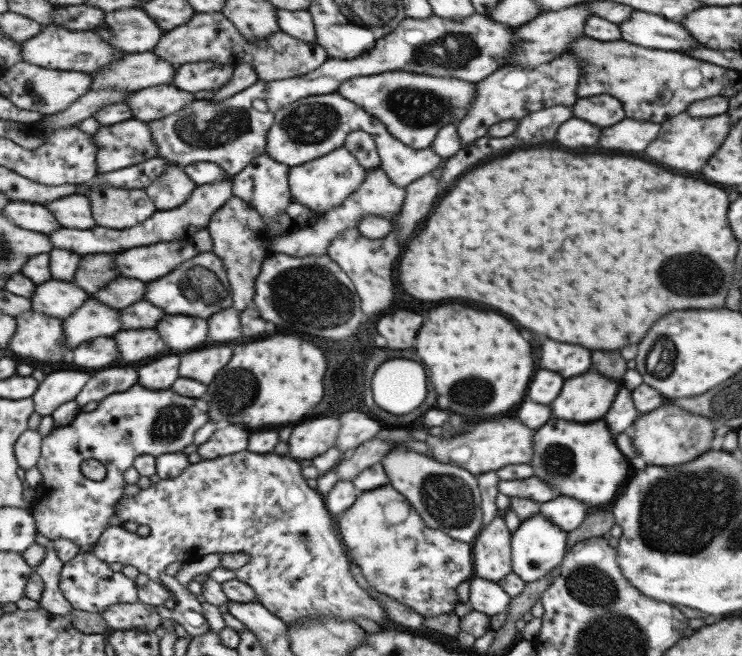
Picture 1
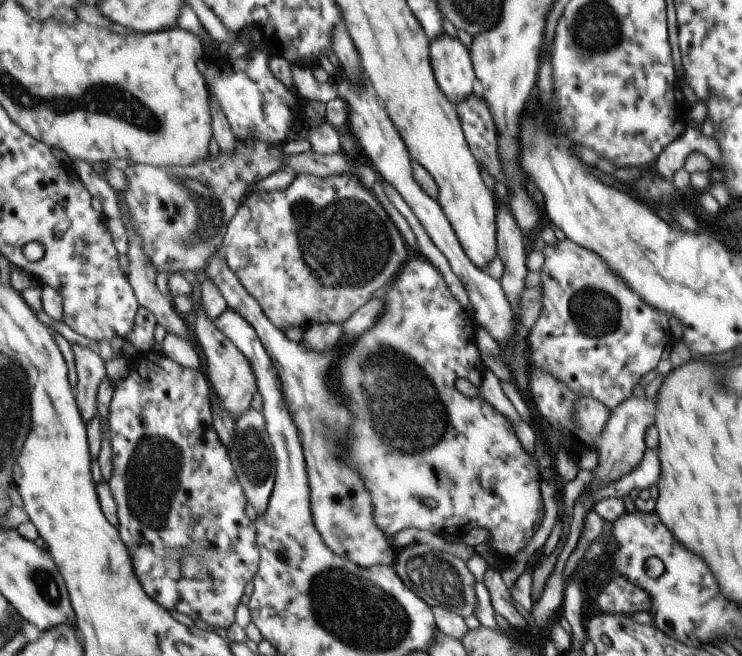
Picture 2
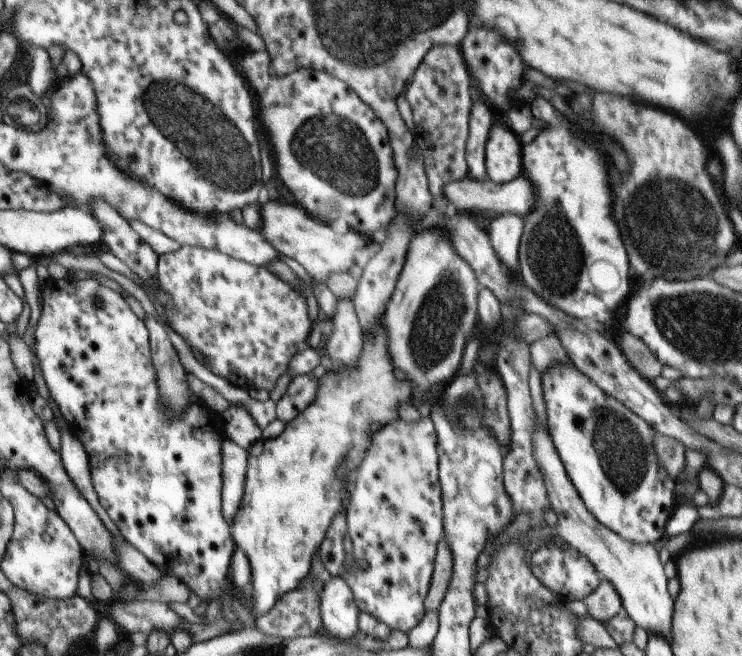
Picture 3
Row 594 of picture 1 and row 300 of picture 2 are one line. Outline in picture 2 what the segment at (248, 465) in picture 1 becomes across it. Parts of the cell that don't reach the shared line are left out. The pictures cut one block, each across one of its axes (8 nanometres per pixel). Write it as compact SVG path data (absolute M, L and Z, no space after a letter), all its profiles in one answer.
M337 173L326 177L295 174L295 178L284 189L276 191L251 190L227 223L221 247L225 250L224 261L231 272L239 279L241 286L256 300L261 312L281 331L288 326L306 328L314 323L342 323L358 308L361 308L373 296L373 292L377 288L385 286L387 282L391 282L395 278L396 273L406 262L405 256L407 256L405 244L399 231L393 225L393 221L383 211L383 207L374 197L374 194L368 191L368 188L362 183L360 176L351 173Z

